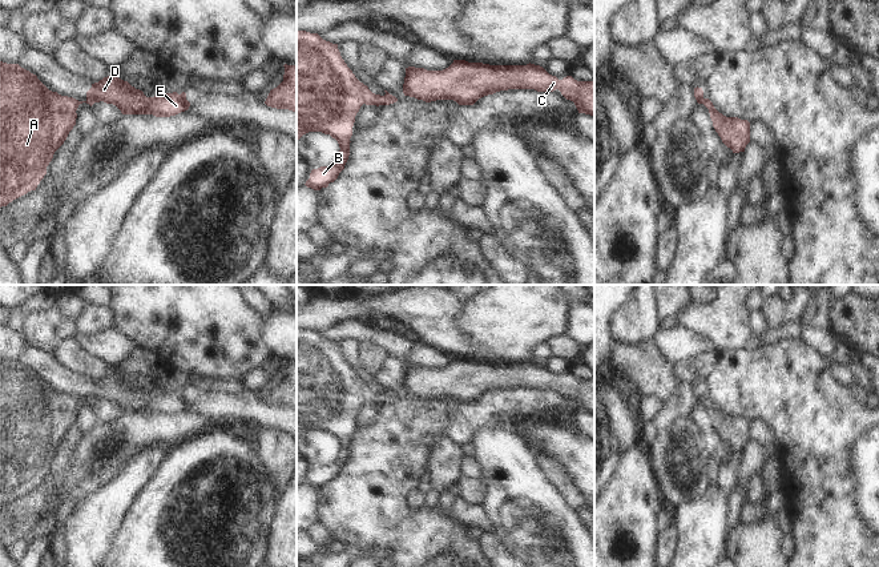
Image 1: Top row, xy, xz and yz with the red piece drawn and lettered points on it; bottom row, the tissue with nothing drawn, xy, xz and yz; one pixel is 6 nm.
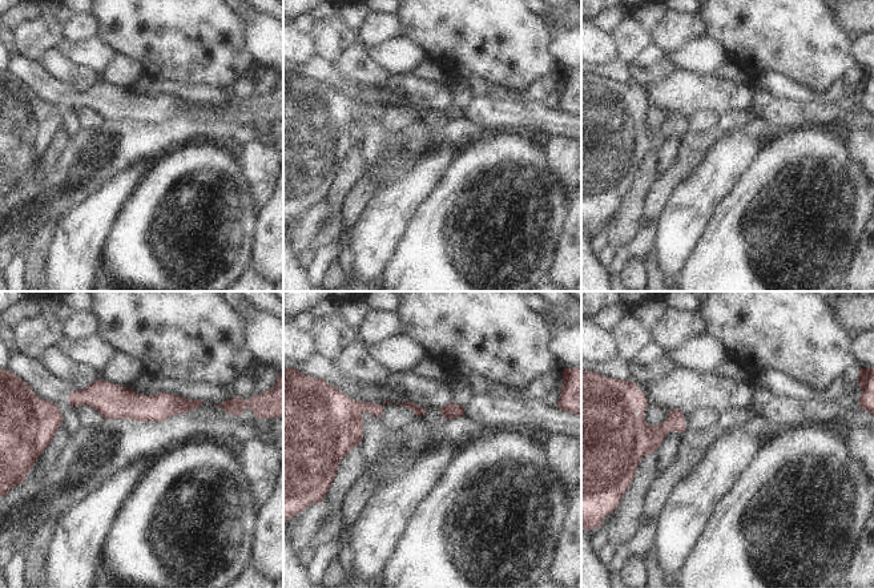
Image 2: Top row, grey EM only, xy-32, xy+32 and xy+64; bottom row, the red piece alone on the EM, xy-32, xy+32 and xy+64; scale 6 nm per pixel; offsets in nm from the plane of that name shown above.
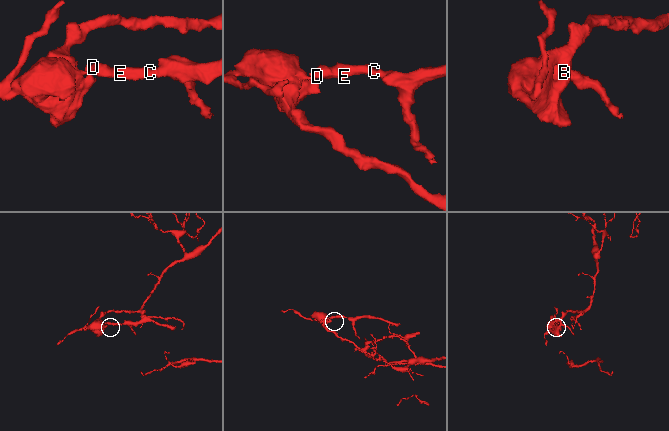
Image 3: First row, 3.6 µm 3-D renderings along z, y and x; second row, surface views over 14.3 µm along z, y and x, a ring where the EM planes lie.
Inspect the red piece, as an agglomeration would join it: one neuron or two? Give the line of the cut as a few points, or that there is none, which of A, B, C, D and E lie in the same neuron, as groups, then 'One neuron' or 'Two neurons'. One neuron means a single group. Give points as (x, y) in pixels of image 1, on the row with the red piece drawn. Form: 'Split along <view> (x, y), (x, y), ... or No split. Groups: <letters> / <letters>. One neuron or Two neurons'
Split along xy (87, 100), (95, 101). Groups: A B / C D E. Two neurons.

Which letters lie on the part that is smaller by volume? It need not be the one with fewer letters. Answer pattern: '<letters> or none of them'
C, D, E

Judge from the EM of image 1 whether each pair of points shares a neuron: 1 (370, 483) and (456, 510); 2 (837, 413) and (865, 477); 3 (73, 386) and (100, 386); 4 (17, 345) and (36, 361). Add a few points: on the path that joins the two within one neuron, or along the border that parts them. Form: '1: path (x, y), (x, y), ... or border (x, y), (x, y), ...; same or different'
1: border (454, 519), (468, 526); different
2: path (837, 429), (854, 447), (854, 461); same
3: path (80, 386), (93, 386); same
4: border (27, 346), (16, 361); different

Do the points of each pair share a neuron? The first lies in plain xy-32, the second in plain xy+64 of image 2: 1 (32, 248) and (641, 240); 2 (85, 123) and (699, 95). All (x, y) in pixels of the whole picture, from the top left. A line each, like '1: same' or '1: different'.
1: different
2: different

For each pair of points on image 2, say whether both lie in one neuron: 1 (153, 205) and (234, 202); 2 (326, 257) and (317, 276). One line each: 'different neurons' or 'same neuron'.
1: same neuron
2: same neuron

